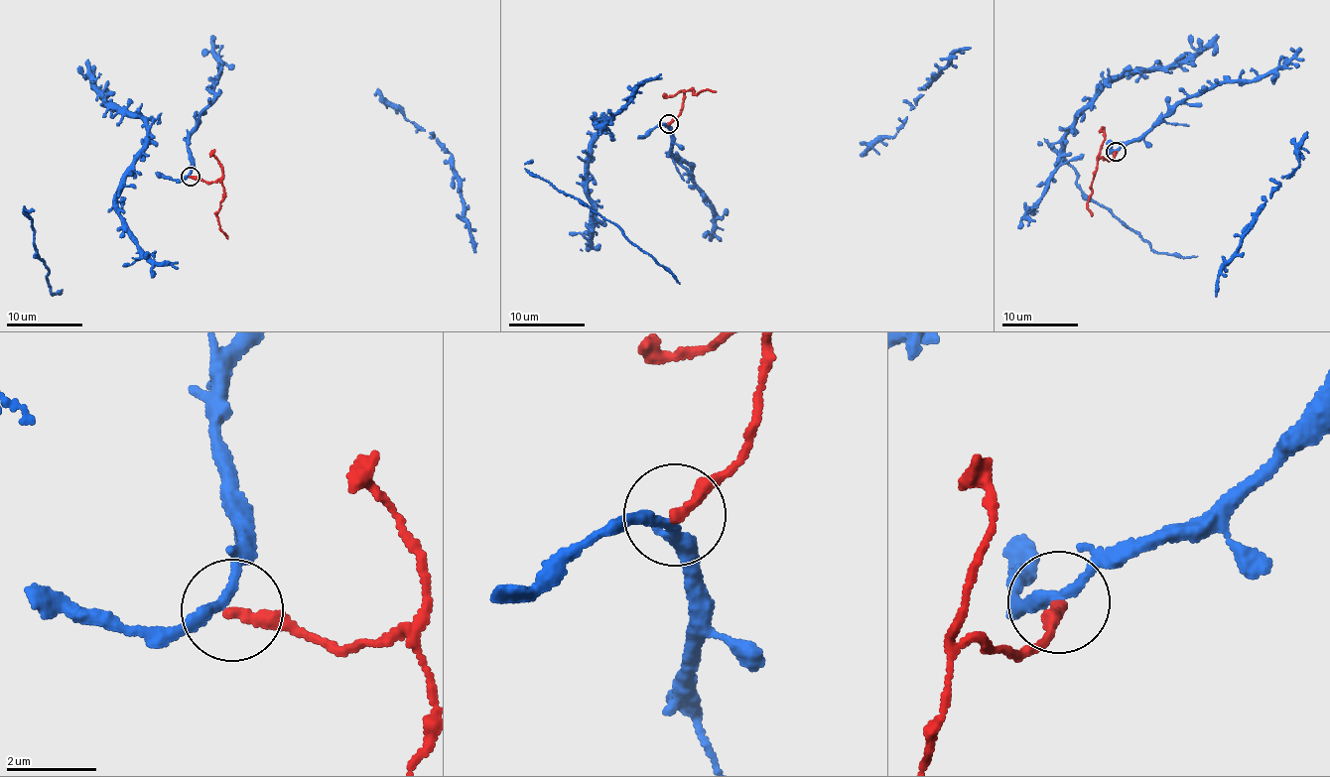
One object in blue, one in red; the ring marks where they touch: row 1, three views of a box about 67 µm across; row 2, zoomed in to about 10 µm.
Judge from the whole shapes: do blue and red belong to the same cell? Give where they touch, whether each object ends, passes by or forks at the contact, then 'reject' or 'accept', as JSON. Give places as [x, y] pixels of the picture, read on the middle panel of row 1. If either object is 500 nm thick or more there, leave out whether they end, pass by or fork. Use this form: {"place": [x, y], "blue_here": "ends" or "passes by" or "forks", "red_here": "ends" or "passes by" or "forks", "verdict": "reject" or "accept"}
{"place": [668, 123], "blue_here": "passes by", "red_here": "ends", "verdict": "reject"}

